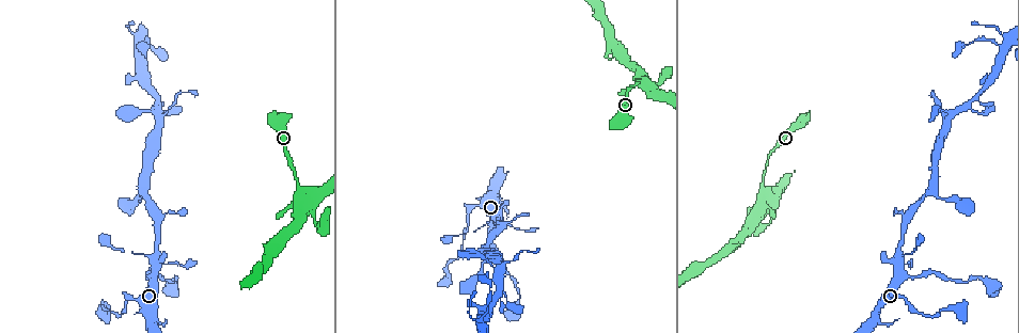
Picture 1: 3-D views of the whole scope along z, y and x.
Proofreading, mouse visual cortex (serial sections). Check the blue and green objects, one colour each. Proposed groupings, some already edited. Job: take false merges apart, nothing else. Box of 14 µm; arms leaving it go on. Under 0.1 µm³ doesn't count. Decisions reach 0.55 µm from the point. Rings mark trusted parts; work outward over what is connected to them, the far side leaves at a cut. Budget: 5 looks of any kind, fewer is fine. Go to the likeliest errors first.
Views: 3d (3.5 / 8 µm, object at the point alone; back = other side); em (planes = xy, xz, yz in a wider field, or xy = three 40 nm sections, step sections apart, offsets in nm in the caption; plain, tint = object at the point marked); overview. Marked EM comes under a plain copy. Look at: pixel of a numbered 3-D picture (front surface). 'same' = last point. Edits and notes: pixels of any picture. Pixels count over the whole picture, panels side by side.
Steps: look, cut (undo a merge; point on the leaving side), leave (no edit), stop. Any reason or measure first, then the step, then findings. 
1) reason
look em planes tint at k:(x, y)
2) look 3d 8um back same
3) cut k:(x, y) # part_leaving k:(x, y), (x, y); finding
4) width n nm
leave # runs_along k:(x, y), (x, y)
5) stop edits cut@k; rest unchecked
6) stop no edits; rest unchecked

sudden change in width
look 3d 3.5um at 1:(908, 302)

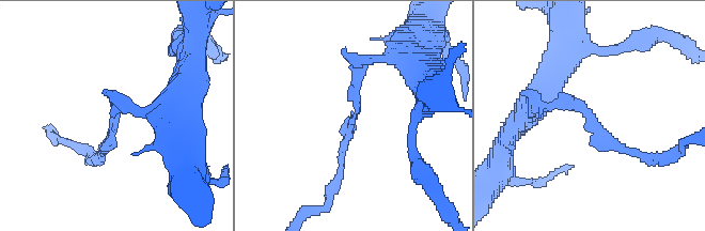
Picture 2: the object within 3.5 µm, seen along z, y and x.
arm_widths 150, 150 nm; need the tissue
look em xy step 3 tint at 2:(355, 116)

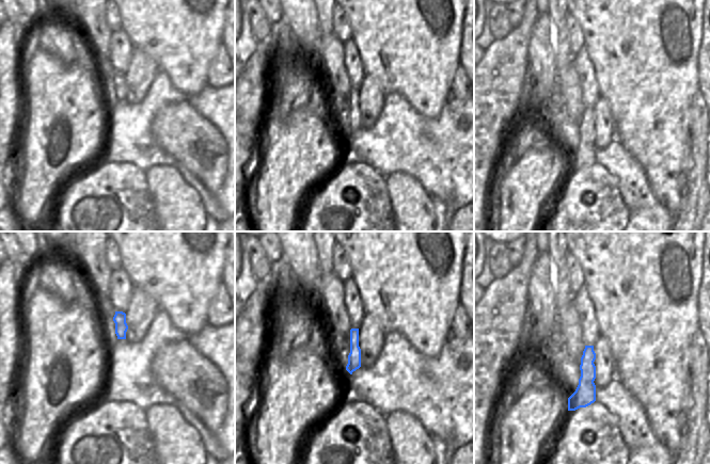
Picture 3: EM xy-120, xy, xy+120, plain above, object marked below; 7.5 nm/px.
width 100 nm
leave # runs_along 3:(590, 348), (586, 390), (570, 408); all the same cell

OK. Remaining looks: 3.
thin neck
look 3d 3.5um at 1:(931, 188)

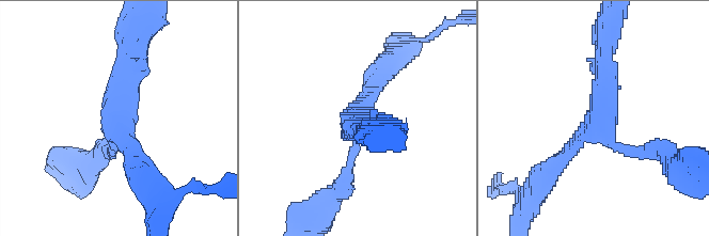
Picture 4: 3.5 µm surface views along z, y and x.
arms 3; arm_widths 150, 250, 300 nm; shape alone is not enough
look em xy step 1 tint at 4:(597, 123)

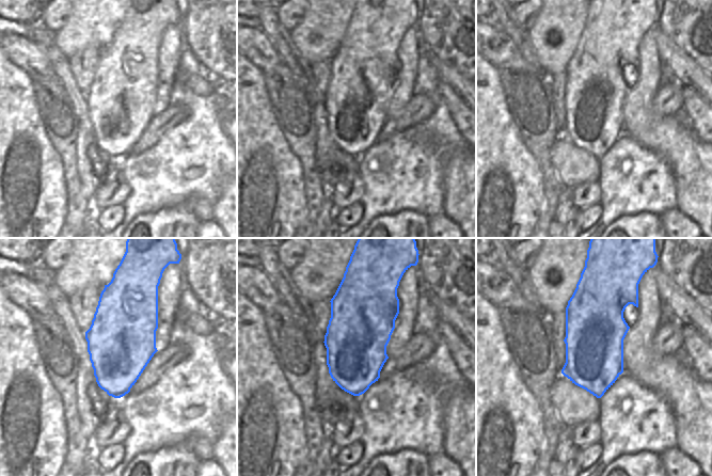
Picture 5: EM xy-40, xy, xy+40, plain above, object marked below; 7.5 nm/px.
leave # runs_along 4:(549, 171), (601, 115), (603, 53); one cell here

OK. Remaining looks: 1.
stop no edits; rest unchecked

